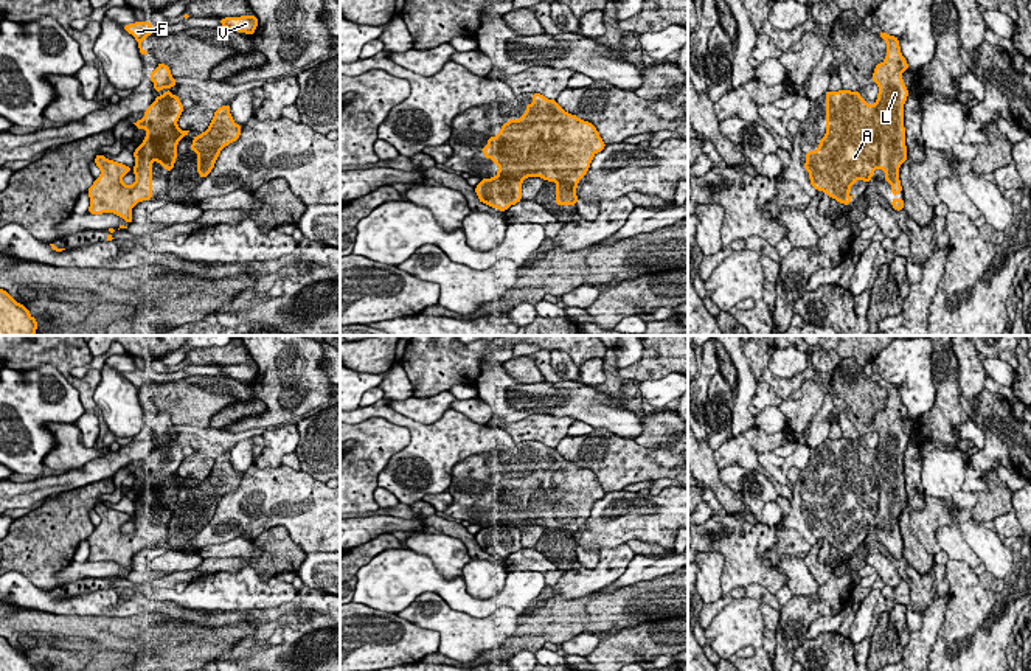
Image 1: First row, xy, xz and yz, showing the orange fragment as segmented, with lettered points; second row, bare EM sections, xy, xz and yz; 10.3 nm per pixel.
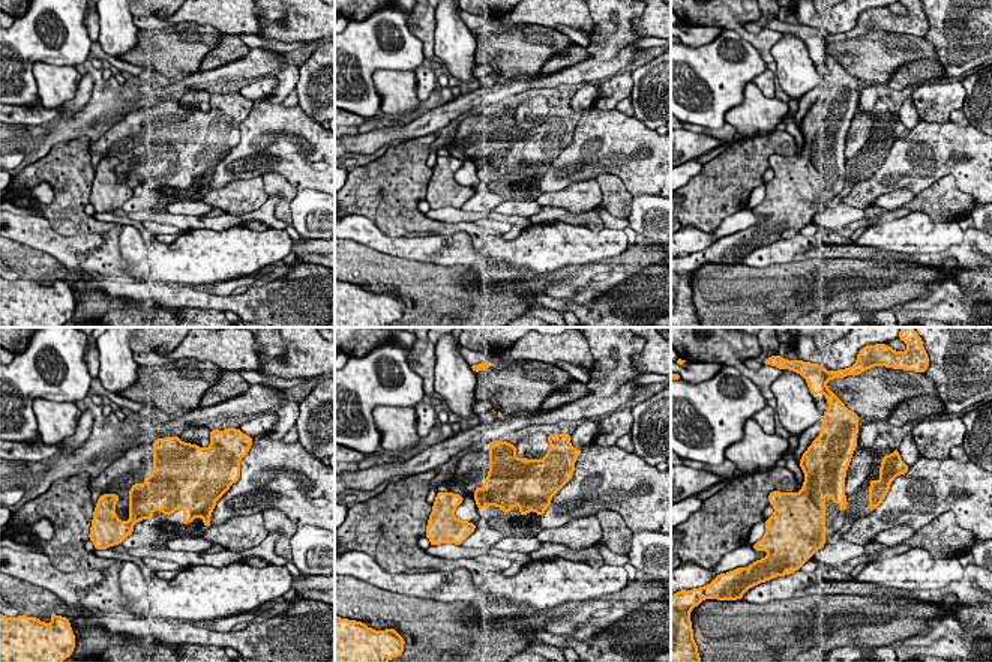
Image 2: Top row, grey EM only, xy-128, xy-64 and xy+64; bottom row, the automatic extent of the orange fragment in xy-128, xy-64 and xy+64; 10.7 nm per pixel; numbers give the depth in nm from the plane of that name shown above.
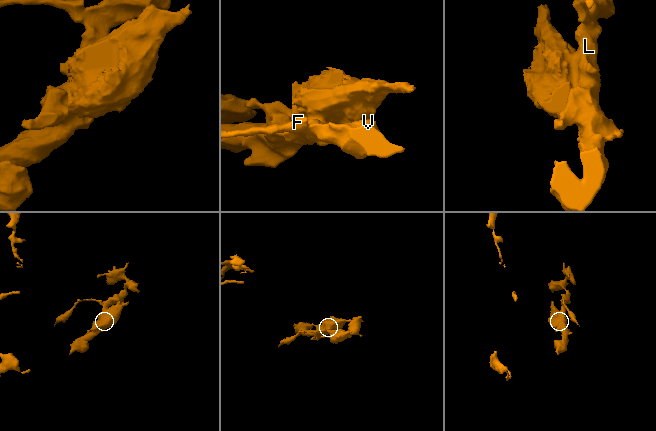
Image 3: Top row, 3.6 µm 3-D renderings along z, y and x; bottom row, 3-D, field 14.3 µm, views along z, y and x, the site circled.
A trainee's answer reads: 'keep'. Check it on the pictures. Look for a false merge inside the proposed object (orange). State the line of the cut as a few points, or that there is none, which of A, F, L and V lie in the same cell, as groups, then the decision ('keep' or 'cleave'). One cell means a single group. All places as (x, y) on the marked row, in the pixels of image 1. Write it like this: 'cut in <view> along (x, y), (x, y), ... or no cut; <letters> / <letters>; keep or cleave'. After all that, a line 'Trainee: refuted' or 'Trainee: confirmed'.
cut in xy along (146, 128), (152, 137), (145, 149), (168, 151), (173, 166); A / F L V; cleave
Trainee: refuted

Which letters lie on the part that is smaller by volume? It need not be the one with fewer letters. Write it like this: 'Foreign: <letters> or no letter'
Foreign: A

